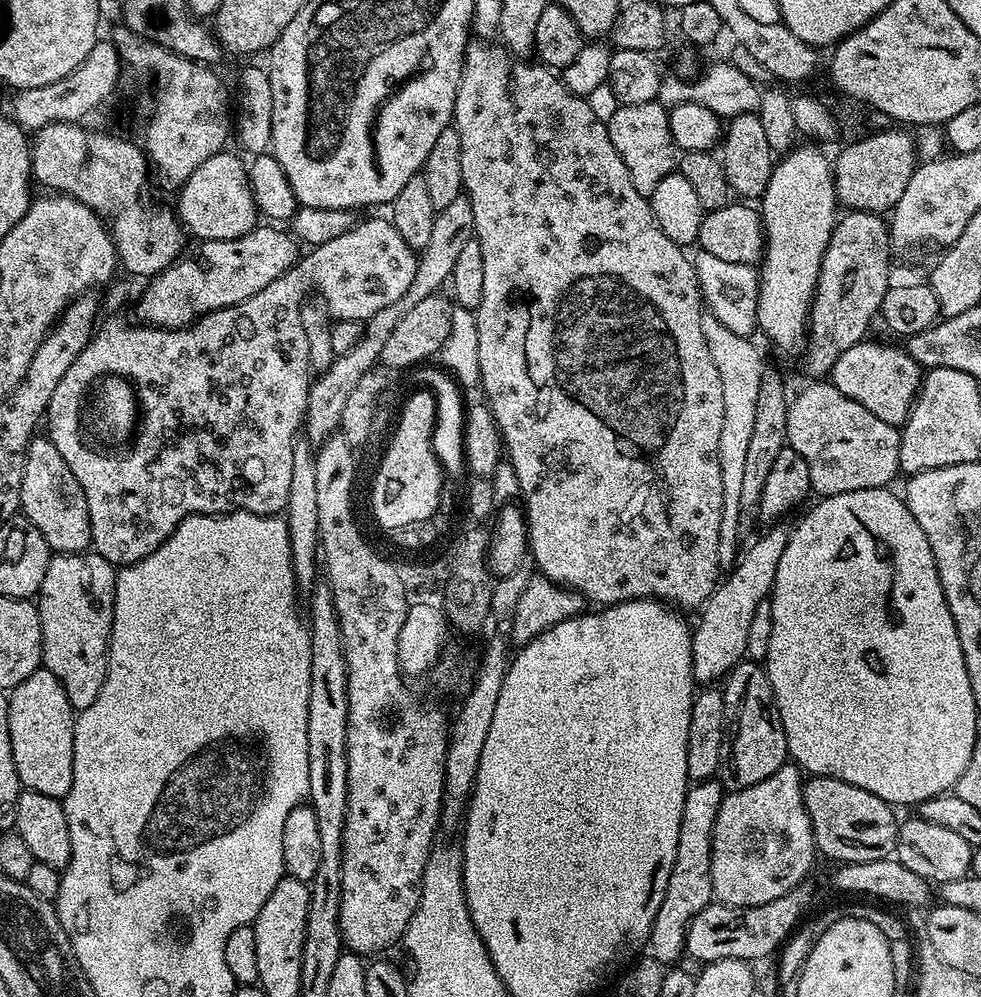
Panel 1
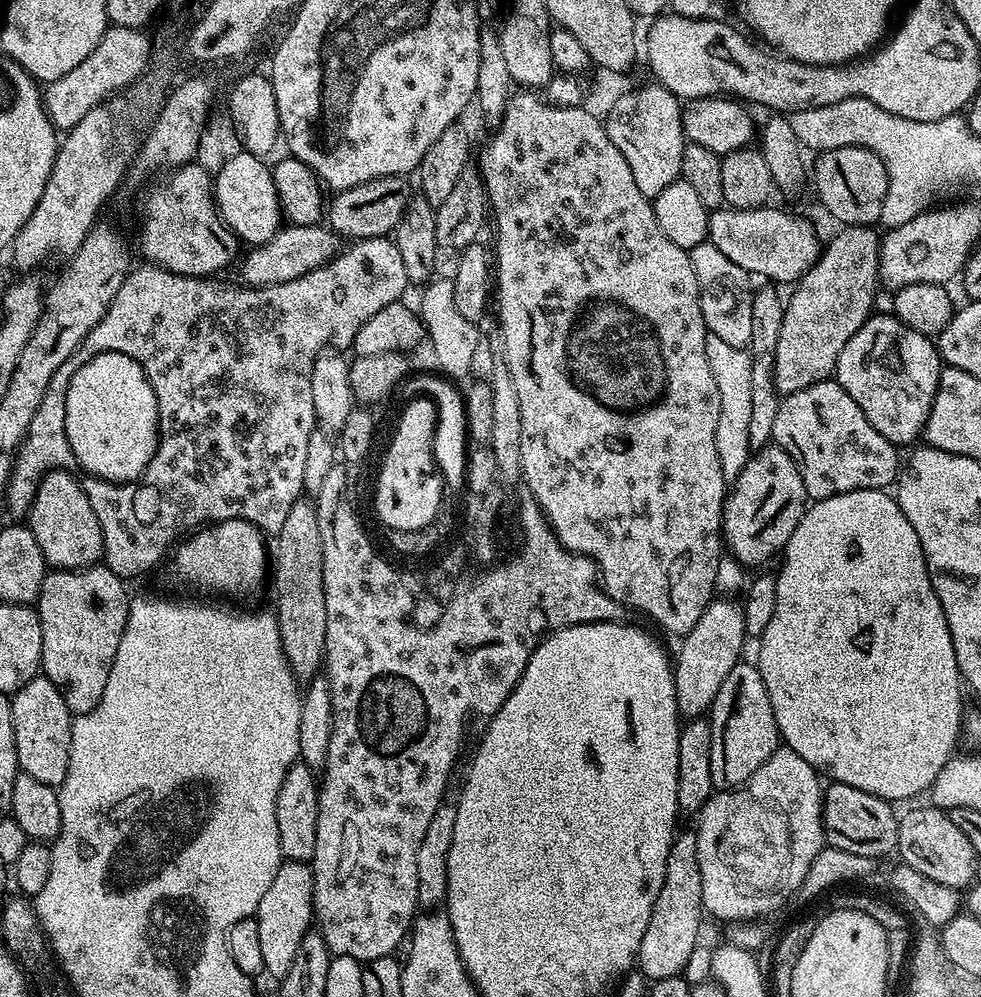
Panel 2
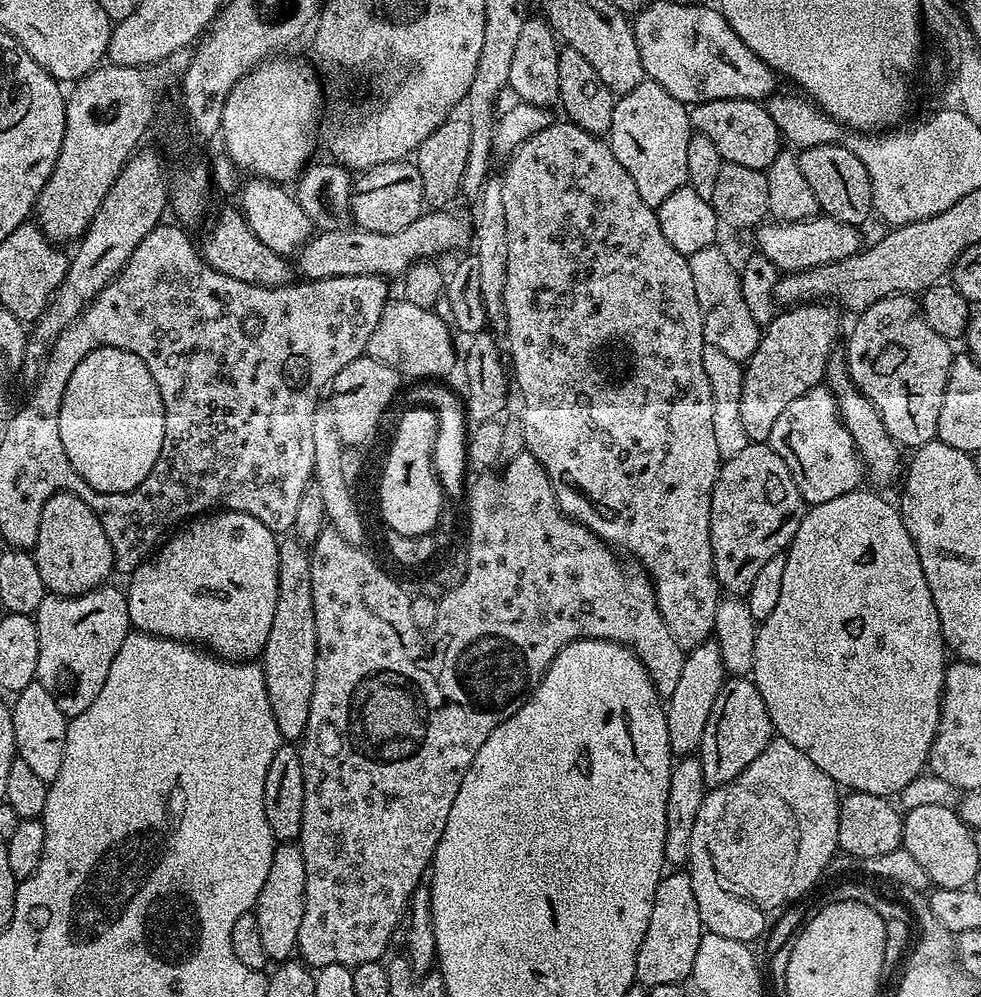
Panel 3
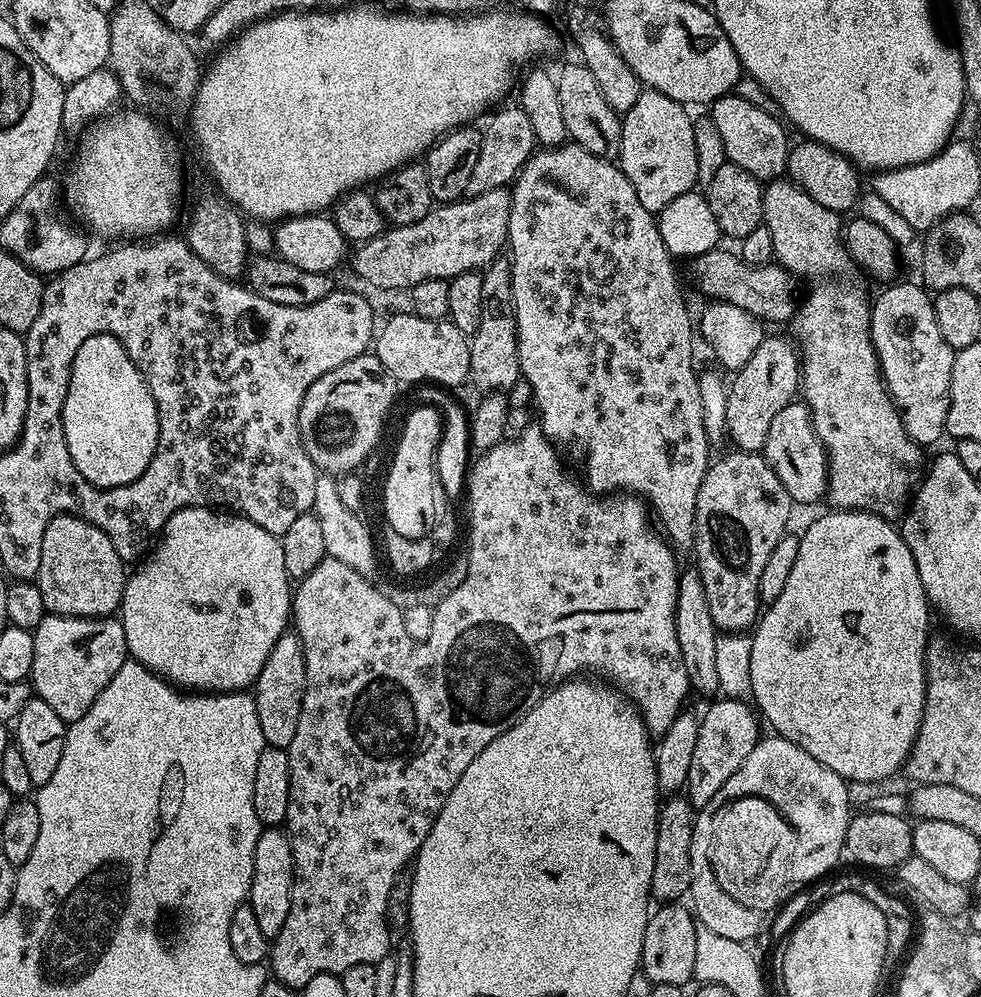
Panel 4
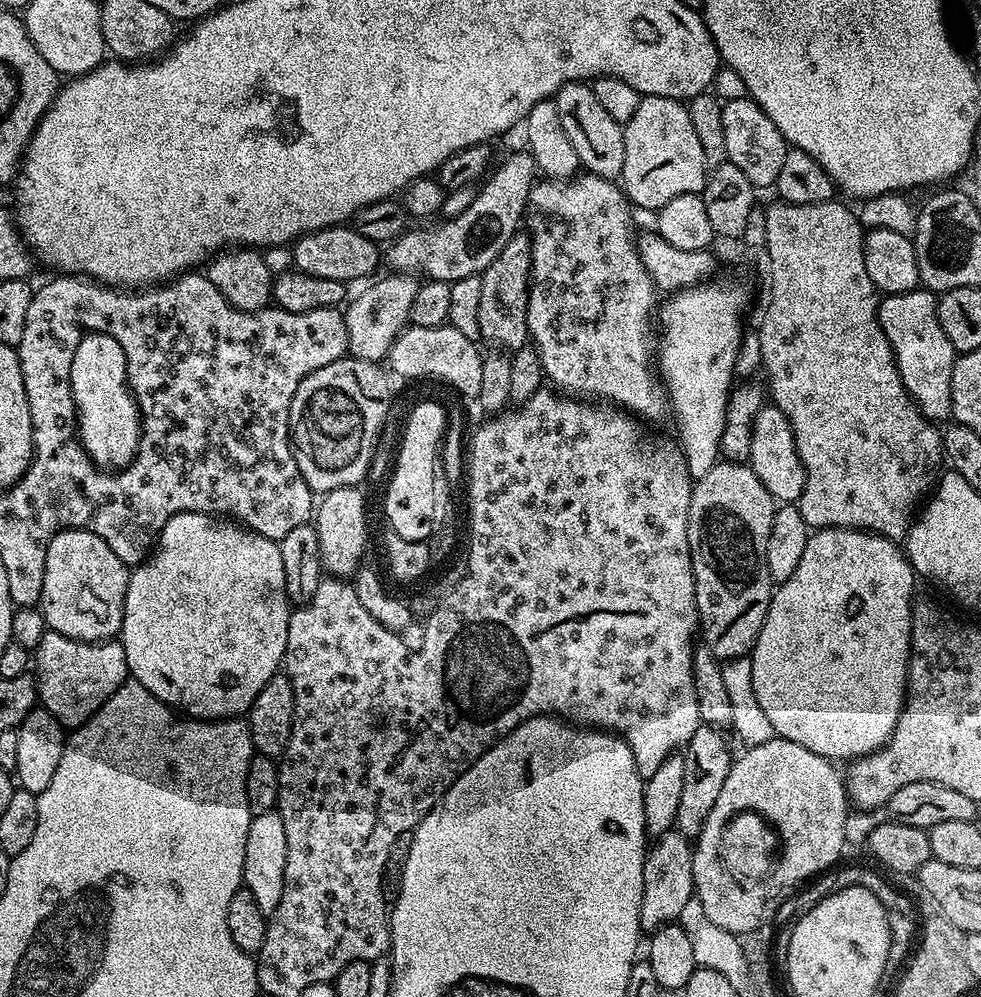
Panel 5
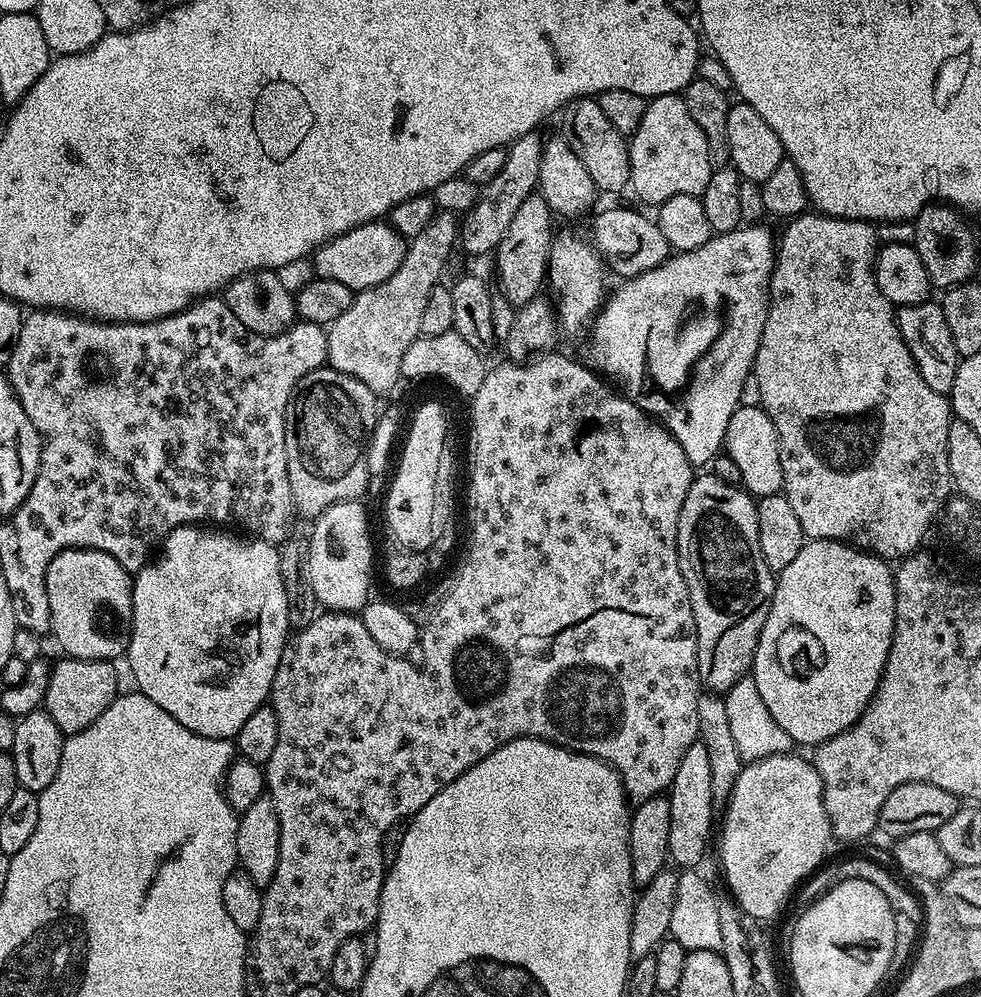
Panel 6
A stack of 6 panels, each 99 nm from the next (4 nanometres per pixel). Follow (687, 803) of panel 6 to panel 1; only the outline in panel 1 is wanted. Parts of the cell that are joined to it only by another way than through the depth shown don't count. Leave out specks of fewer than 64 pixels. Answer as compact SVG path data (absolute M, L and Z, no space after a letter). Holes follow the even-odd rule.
M759 663L737 664L723 681L722 691L726 718L724 753L720 759L718 779L728 792L737 792L746 786L754 786L754 782L770 778L774 770L778 770L789 759L788 747L768 673Z

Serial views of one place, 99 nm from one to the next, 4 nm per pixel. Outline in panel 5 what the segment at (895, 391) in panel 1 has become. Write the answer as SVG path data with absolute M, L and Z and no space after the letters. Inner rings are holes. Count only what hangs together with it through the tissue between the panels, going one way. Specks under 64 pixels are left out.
M927 290L885 295L878 304L878 318L892 347L898 374L913 404L927 420L947 421L952 414L952 371L958 355L942 331L936 309L937 293Z

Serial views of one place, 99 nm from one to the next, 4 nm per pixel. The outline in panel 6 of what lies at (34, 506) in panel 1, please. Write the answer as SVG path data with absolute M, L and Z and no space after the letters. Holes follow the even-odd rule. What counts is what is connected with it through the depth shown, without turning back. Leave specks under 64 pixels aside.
M67 548L50 562L46 570L46 594L50 602L51 635L56 635L65 657L74 660L107 660L116 662L128 651L132 637L133 577L110 554L89 548Z

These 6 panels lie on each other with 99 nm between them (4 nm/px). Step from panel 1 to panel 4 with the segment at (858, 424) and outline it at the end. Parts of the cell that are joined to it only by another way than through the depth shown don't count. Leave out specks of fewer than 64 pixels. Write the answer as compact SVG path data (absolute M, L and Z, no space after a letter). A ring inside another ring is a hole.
M793 402L782 407L775 415L767 431L766 442L762 451L764 461L778 474L778 482L786 486L790 498L797 505L812 504L815 500L823 501L828 490L830 465L824 444L812 425L812 414L807 404Z

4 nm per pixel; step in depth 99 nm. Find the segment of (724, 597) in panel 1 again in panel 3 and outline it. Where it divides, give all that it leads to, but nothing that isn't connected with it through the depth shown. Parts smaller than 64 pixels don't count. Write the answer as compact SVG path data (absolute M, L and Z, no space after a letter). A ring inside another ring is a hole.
M710 638L705 644L700 644L685 655L682 675L674 686L674 694L666 697L668 733L673 757L699 753L702 734L706 734L706 722L710 719L714 698L718 698L718 690L722 690L725 679L722 654L715 639Z

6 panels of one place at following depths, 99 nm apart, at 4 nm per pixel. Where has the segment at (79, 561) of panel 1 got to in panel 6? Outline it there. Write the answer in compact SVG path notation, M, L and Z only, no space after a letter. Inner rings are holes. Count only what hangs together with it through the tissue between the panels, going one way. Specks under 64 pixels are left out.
M60 658L57 664L51 665L50 686L46 686L46 694L42 705L43 711L54 718L54 722L60 727L65 737L73 736L75 732L81 732L91 726L117 698L118 689L116 689L116 672L111 663L107 660L74 660L71 658Z

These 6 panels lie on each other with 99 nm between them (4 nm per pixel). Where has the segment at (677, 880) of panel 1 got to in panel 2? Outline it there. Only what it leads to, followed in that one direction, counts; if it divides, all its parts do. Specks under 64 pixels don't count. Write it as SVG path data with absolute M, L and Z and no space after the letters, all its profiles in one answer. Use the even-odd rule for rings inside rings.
M681 831L670 846L670 858L666 858L666 878L662 890L658 890L658 902L650 914L650 926L642 934L639 971L649 981L679 976L696 952L700 940L700 919L706 913L702 902L702 870L698 868L698 842L695 831Z

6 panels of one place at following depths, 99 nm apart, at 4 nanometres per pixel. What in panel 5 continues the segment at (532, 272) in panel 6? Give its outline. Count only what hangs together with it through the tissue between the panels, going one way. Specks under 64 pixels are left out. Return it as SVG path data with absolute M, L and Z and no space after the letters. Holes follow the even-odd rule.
M527 234L514 235L506 246L502 246L502 254L498 254L498 258L494 258L494 262L490 262L480 276L482 302L478 306L478 326L481 341L489 340L500 350L523 349L529 343L526 310L531 274L532 238Z

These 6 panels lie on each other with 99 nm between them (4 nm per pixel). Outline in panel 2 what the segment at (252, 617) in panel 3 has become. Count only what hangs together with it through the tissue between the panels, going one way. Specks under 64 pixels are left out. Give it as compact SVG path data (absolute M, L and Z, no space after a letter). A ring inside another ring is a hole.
M245 520L213 522L193 531L175 549L176 576L196 588L209 588L228 596L248 596L263 584L265 587L270 572L270 548L264 540L265 533Z

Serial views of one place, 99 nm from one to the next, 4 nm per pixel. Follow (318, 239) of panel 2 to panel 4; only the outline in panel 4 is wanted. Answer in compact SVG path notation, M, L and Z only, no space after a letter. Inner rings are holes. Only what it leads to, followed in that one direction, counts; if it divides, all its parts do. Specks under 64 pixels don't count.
M507 187L489 190L480 197L461 198L450 204L433 207L426 218L418 222L389 227L382 235L363 241L352 256L352 268L372 288L401 288L407 290L427 280L449 281L463 272L483 269L501 255L508 238L511 191Z

